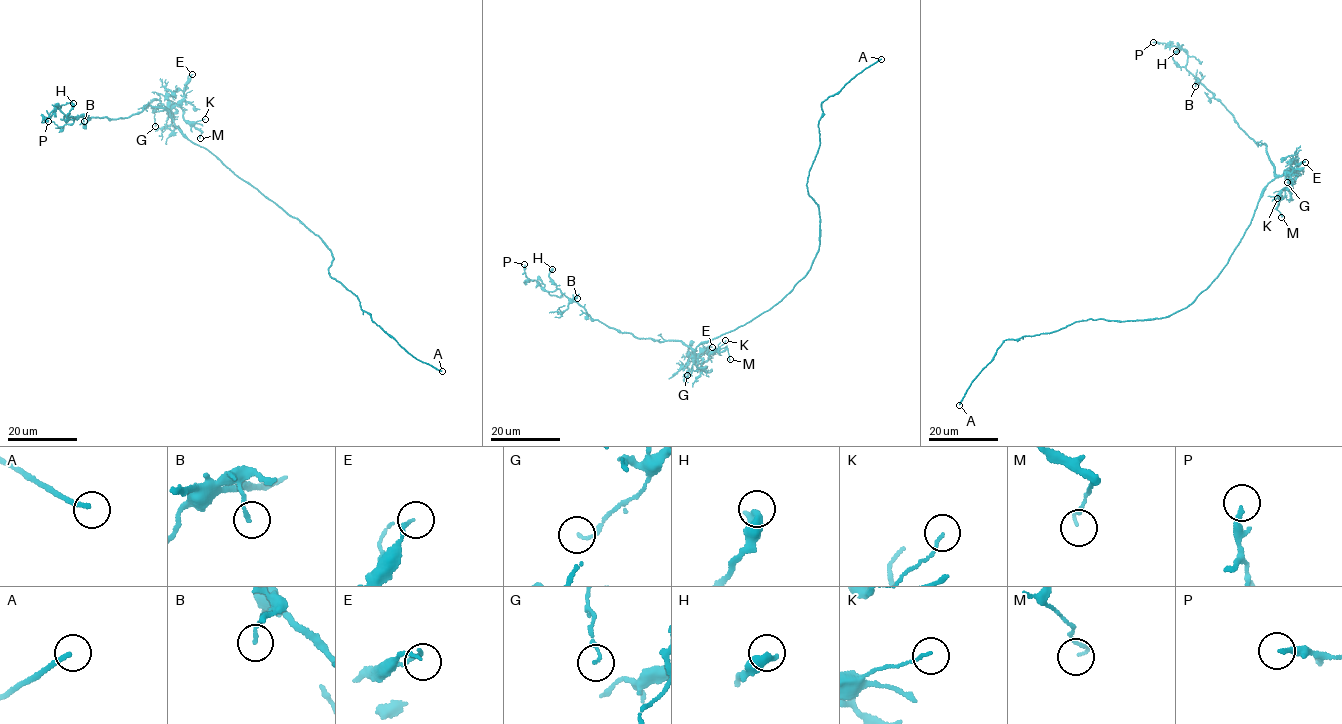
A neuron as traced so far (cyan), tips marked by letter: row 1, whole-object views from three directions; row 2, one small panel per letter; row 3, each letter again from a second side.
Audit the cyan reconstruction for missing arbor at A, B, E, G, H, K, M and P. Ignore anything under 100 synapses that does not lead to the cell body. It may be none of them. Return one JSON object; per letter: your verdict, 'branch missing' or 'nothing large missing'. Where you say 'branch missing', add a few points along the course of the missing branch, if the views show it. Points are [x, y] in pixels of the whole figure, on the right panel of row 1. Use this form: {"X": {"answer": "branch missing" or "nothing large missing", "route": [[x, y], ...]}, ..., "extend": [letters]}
{"A": {"answer": "branch missing"}, "B": {"answer": "nothing large missing"}, "E": {"answer": "nothing large missing"}, "G": {"answer": "nothing large missing"}, "H": {"answer": "nothing large missing"}, "K": {"answer": "nothing large missing"}, "M": {"answer": "nothing large missing"}, "P": {"answer": "nothing large missing"}, "extend": ["A"]}

